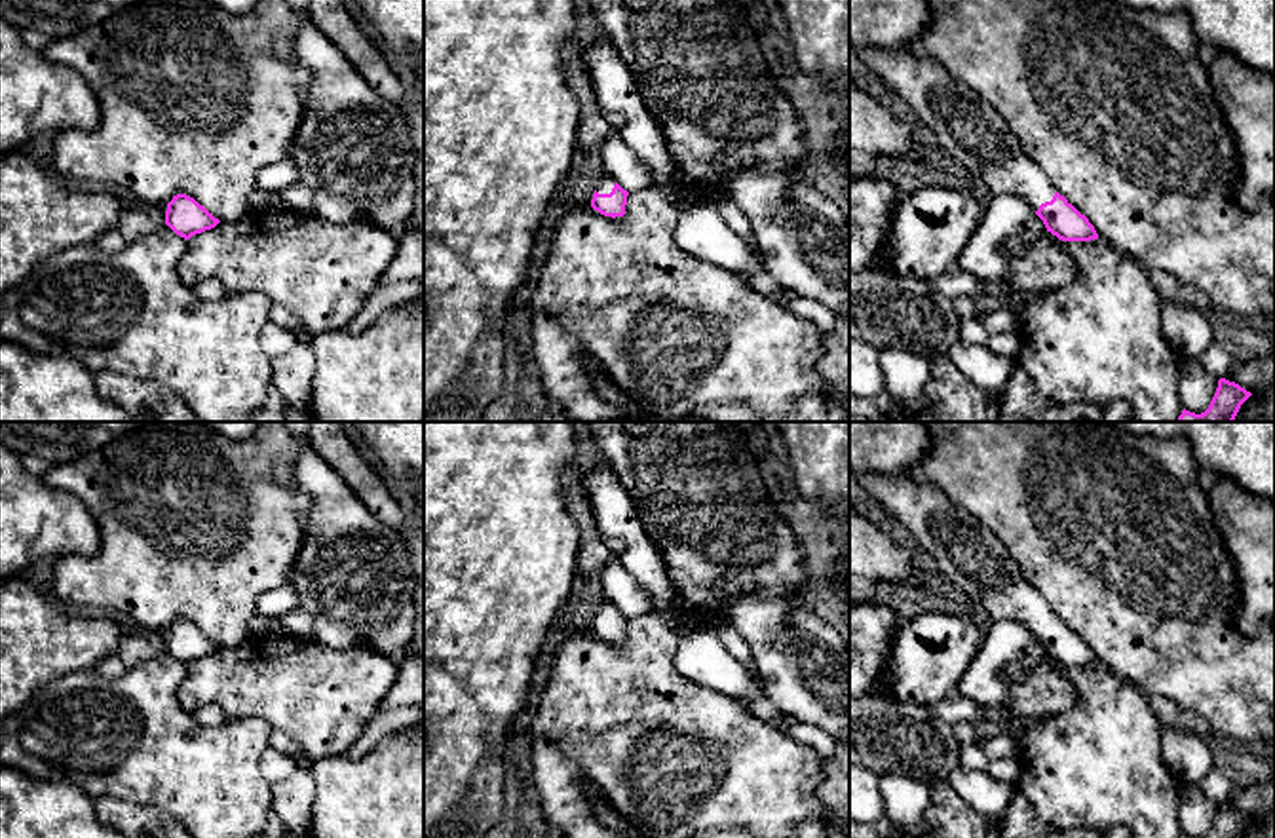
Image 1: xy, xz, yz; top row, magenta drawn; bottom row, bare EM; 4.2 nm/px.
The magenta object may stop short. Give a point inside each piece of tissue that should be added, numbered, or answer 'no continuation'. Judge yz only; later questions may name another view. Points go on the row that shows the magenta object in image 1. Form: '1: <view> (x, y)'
1: yz (970, 130)

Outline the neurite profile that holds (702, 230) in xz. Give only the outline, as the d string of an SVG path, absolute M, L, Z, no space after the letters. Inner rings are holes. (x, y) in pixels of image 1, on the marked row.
M697 203L694 209L682 213L675 234L678 247L684 251L726 270L749 274L752 287L760 295L815 325L821 334L834 327L836 312L815 298L783 289L766 268L760 251L752 251L707 203Z

